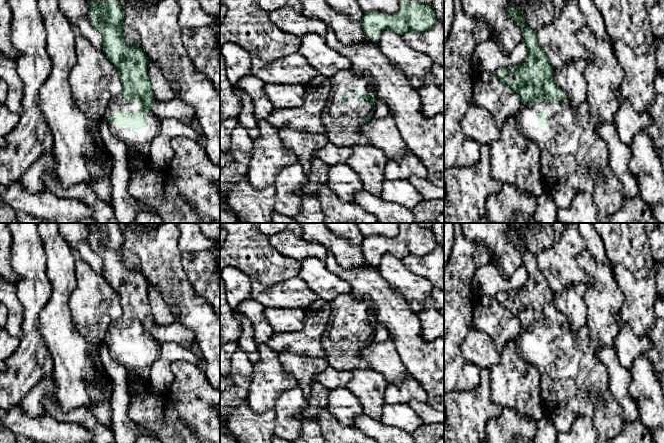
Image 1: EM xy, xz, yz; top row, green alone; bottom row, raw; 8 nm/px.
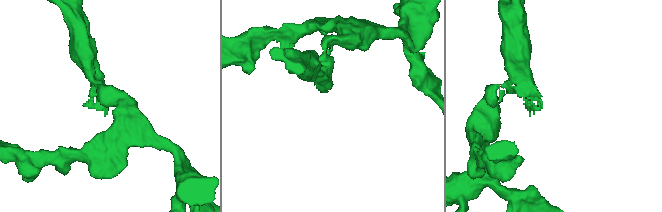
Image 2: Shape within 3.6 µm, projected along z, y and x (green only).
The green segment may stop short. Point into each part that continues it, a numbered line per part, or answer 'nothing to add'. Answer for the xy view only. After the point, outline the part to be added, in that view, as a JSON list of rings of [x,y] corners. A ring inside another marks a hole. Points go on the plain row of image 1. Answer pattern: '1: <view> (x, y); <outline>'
1: xy (116, 326); [[[120,318],[111,324],[106,338],[109,338],[111,341],[115,341],[115,336],[119,333],[120,330],[122,330],[128,338],[131,338],[133,334],[139,333],[139,328],[137,326],[124,326],[123,319]]]

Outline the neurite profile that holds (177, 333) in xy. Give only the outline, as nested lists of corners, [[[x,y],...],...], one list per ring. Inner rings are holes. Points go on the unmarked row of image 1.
[[[180,322],[169,325],[155,324],[150,334],[160,343],[175,343],[185,348],[191,348],[196,341],[194,332]]]

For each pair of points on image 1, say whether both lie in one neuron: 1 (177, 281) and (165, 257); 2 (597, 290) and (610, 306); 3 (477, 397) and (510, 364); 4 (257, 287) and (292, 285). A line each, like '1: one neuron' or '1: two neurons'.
1: one neuron
2: one neuron
3: two neurons
4: one neuron

